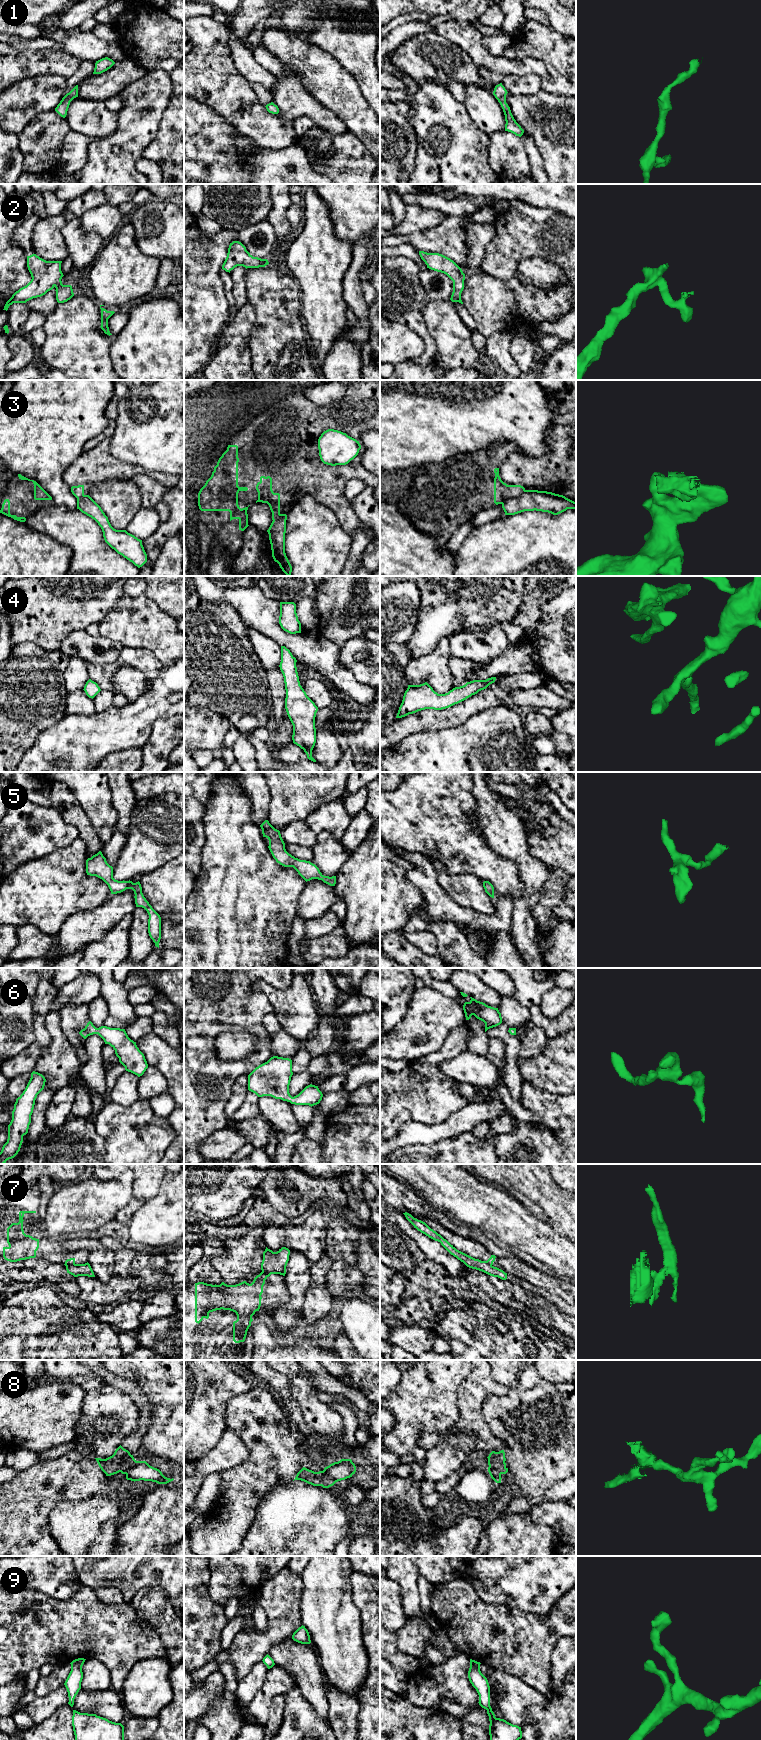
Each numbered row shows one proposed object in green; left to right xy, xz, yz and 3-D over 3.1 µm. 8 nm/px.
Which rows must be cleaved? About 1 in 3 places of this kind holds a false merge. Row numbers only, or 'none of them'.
3, 7

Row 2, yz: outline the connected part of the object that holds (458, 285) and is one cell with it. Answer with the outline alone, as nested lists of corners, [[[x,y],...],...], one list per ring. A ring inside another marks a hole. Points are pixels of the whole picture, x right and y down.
[[[419,251],[419,255],[427,268],[444,273],[453,281],[453,292],[450,300],[463,304],[461,293],[464,289],[465,274],[462,269],[453,260],[439,253]]]

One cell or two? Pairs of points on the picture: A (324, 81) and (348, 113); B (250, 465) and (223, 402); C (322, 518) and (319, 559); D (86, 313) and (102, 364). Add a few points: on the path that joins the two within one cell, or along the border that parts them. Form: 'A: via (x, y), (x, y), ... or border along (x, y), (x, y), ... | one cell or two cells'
A: via (332, 89), (348, 105) | one cell
B: via (250, 448), (250, 422), (240, 412) | one cell
C: via (319, 528), (319, 549) | one cell
D: via (86, 326), (86, 349), (89, 352) | one cell

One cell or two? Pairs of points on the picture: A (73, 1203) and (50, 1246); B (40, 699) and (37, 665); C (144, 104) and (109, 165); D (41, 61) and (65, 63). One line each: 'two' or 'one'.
A: two
B: one
C: one
D: one

